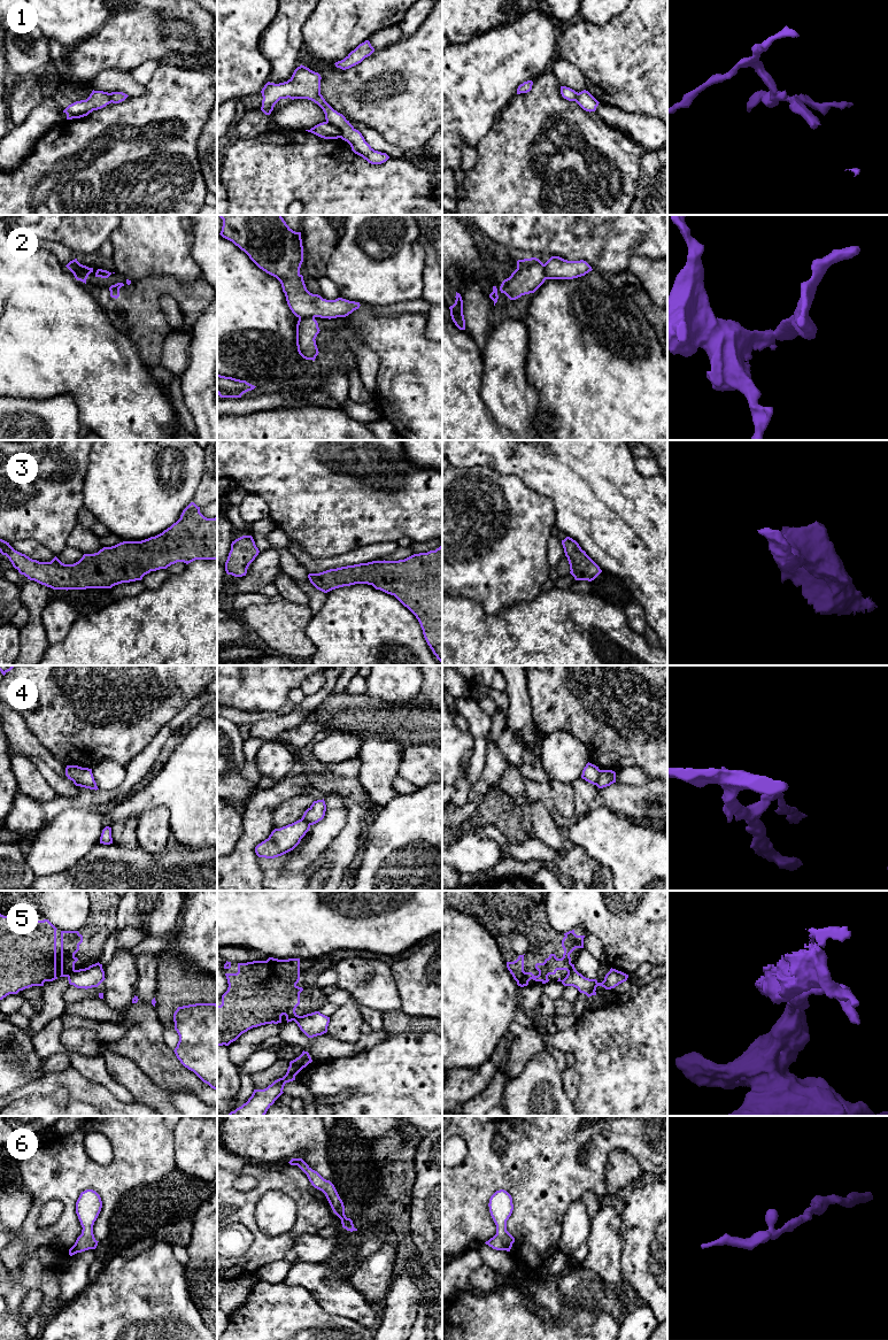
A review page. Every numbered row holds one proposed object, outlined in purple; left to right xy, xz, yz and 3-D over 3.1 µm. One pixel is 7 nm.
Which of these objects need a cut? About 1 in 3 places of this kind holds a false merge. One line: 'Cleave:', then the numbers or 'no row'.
Cleave: 1, 2, 5

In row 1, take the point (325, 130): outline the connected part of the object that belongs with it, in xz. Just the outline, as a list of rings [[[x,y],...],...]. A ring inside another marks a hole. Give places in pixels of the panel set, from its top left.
[[[329,122],[319,123],[319,124],[315,125],[314,128],[311,128],[310,130],[306,130],[306,131],[311,132],[324,139],[340,138],[340,130],[335,125],[333,125]]]

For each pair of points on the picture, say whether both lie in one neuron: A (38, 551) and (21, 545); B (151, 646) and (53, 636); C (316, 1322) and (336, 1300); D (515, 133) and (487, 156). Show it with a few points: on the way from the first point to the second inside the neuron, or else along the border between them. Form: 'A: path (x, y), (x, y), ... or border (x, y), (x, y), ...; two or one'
A: path (33, 549), (25, 546); one
B: border (79, 615), (70, 630), (59, 641), (49, 644); two
C: border (308, 1291), (326, 1311), (350, 1319); two
D: path (508, 140), (494, 154); one

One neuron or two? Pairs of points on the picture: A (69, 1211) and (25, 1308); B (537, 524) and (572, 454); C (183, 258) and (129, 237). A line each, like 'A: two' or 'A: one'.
A: two
B: two
C: one

